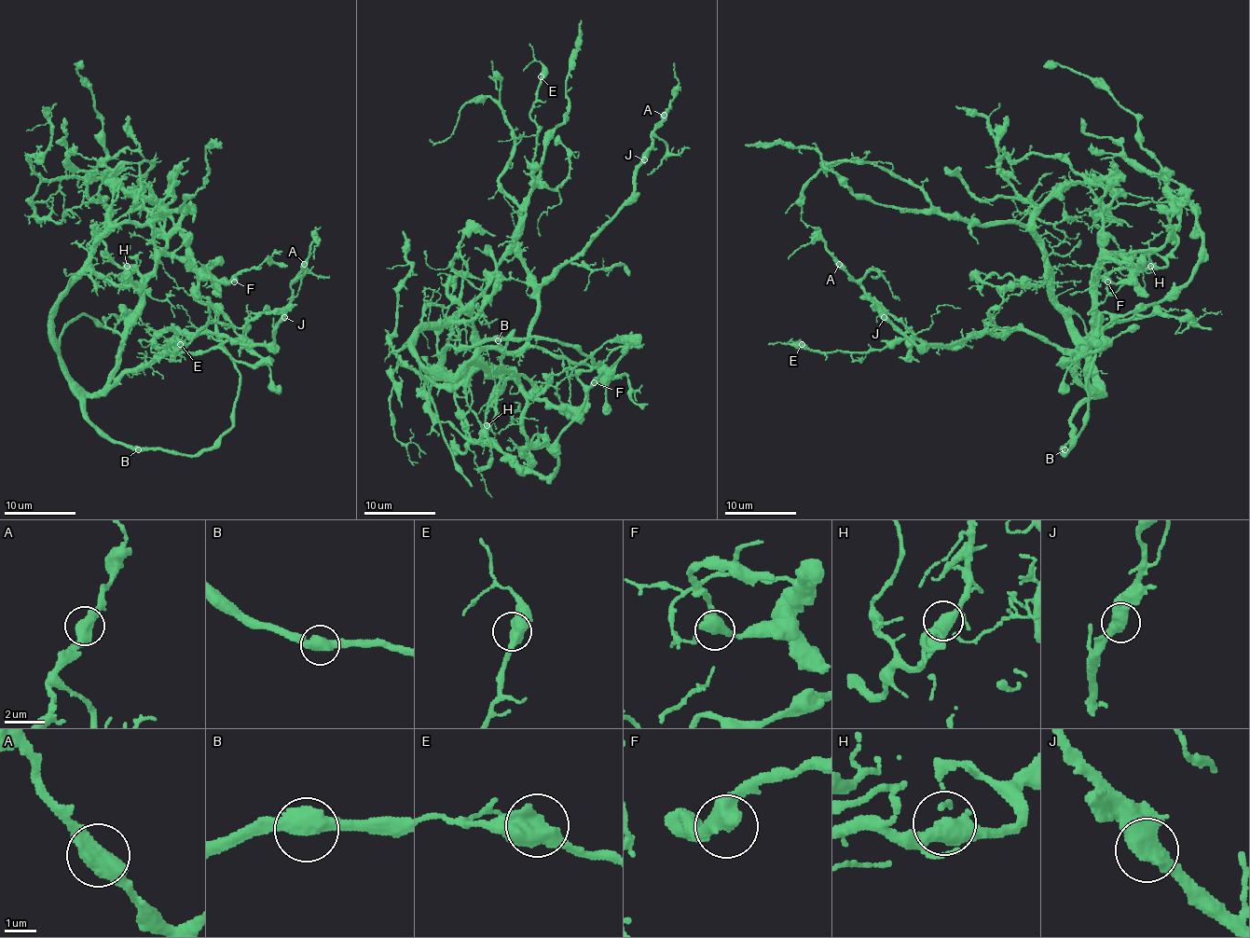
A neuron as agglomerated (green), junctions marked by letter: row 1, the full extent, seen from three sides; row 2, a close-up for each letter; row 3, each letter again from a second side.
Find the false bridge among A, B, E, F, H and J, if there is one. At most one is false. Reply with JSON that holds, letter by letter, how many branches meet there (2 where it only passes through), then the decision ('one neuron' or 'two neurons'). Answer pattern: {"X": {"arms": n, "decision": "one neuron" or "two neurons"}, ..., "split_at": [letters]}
{"A": {"arms": 2, "decision": "one neuron"}, "B": {"arms": 2, "decision": "one neuron"}, "E": {"arms": 2, "decision": "one neuron"}, "F": {"arms": 2, "decision": "one neuron"}, "H": {"arms": 2, "decision": "one neuron"}, "J": {"arms": 2, "decision": "one neuron"}, "split_at": []}

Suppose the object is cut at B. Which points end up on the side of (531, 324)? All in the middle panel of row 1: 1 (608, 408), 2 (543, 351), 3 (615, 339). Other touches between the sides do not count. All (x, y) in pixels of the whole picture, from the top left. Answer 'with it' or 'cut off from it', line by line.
1: cut off from it
2: with it
3: with it

